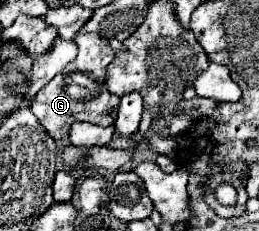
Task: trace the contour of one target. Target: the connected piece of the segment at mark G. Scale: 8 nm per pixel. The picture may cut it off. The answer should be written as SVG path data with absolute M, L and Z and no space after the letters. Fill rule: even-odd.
M93 33L77 35L73 41L77 43L77 49L79 49L77 59L69 63L55 79L51 79L49 85L35 95L35 101L31 105L31 111L35 113L35 117L55 141L65 141L75 121L87 121L93 125L109 127L117 119L119 97L109 93L109 89L105 89L105 69L113 61L115 51L111 49L105 37L93 35ZM81 83L83 83L83 89L79 87Z

